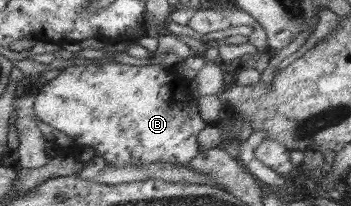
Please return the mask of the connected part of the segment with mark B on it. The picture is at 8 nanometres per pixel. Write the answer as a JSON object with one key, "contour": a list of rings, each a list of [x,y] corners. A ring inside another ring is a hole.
{"contour":[[[101,61],[100,64],[66,67],[55,79],[48,81],[42,86],[42,90],[35,98],[34,110],[38,119],[47,125],[51,125],[53,129],[57,129],[57,131],[68,135],[72,139],[73,144],[79,143],[81,150],[91,147],[95,151],[95,156],[102,157],[104,162],[112,163],[117,168],[127,167],[128,165],[157,163],[158,161],[187,163],[193,160],[194,157],[197,157],[197,154],[201,151],[201,146],[197,143],[197,134],[199,131],[203,131],[205,126],[208,125],[208,122],[200,116],[199,97],[190,93],[190,87],[190,81],[181,77],[177,71],[166,70],[159,64],[134,66],[125,65],[124,63],[102,63]]]}

